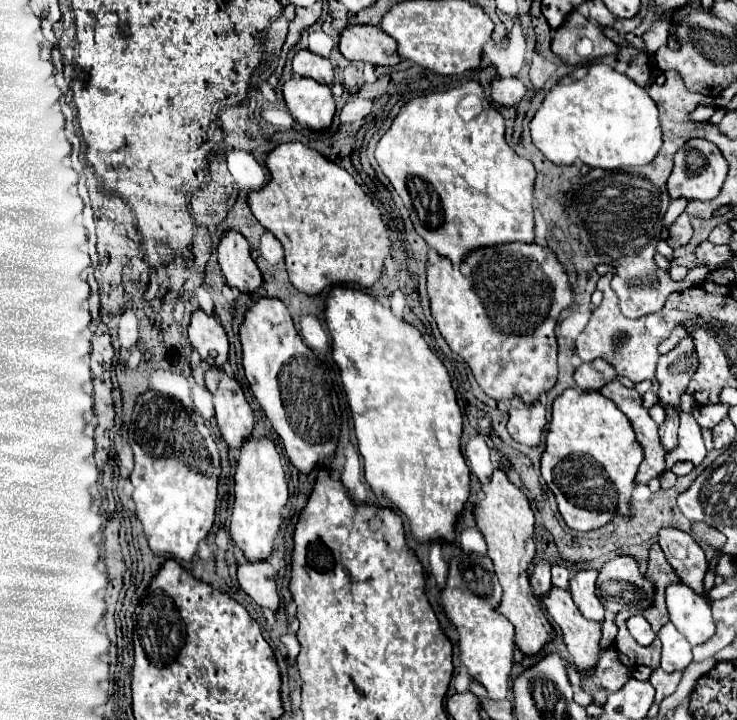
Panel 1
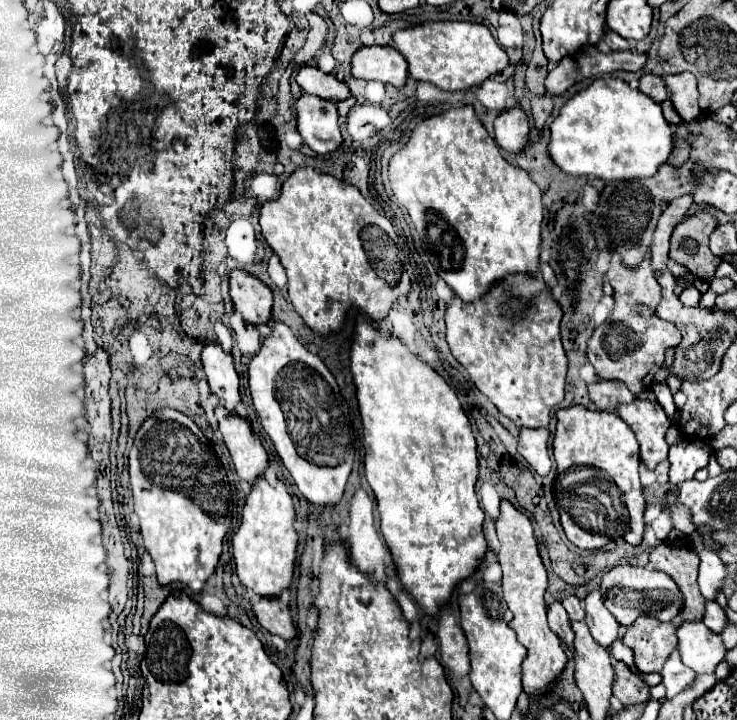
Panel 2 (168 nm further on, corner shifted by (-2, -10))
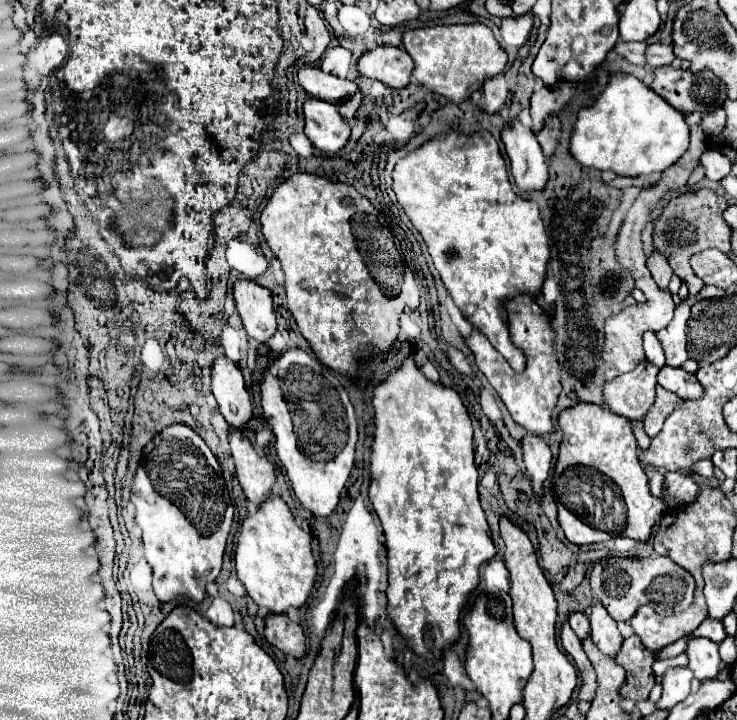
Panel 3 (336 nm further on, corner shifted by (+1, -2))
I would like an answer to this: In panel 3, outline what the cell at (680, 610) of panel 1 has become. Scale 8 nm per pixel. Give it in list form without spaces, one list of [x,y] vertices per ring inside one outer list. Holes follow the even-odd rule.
[[[689,637],[685,653],[689,657],[689,669],[699,681],[715,679],[719,675],[719,645],[711,639]]]

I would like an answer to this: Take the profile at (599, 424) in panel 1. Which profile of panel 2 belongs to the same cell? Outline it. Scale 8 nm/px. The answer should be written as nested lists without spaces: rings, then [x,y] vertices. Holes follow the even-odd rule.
[[[582,405],[560,409],[556,413],[556,419],[558,419],[558,425],[556,425],[552,447],[554,447],[554,459],[558,469],[556,469],[554,493],[558,495],[556,509],[560,513],[560,521],[568,541],[578,549],[602,549],[604,545],[616,541],[618,537],[622,537],[630,545],[640,545],[642,533],[646,527],[646,521],[644,521],[646,501],[644,501],[642,483],[638,477],[640,451],[632,429],[616,413],[604,413]]]

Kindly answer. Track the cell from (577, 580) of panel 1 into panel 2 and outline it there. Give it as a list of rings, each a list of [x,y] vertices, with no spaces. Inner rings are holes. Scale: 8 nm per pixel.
[[[600,591],[588,593],[584,603],[586,603],[586,625],[592,637],[596,639],[598,645],[610,649],[610,645],[618,639],[620,623],[616,623],[616,619],[612,619],[612,613],[604,607]]]

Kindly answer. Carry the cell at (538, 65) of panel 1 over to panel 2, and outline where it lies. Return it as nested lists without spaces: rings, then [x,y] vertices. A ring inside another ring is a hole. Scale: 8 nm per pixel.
[[[534,95],[532,97],[532,119],[534,119],[534,125],[538,129],[538,133],[542,135],[542,129],[544,129],[544,123],[550,119],[552,115],[552,109],[554,109],[554,103],[552,99],[548,99],[546,95],[540,97],[540,95]]]

